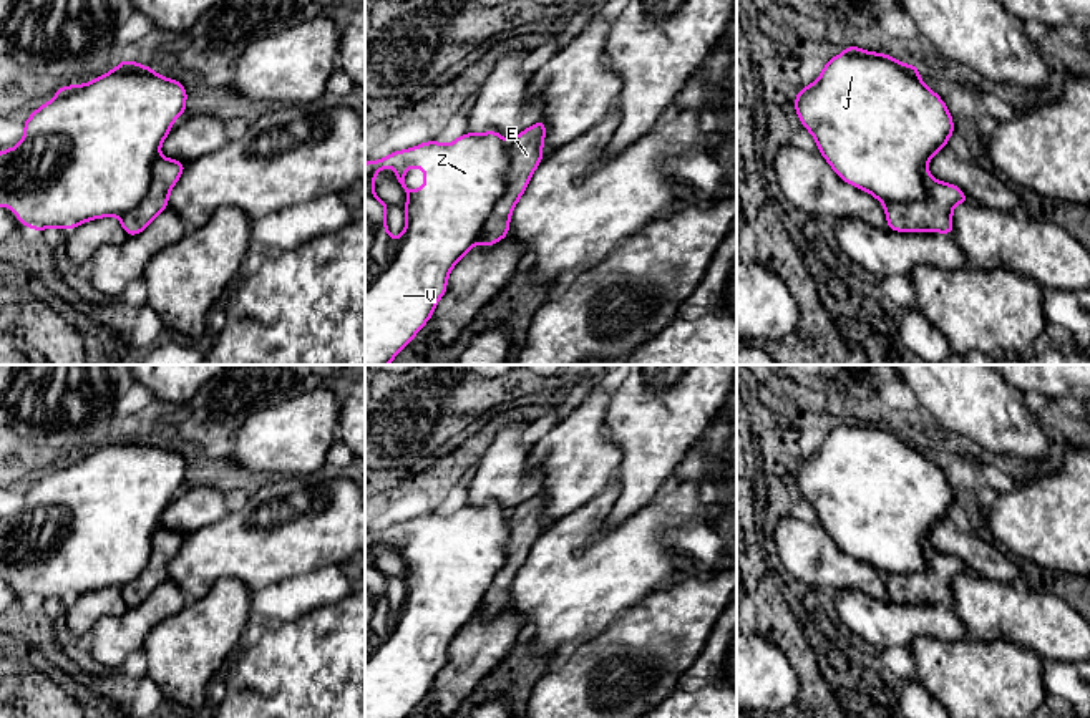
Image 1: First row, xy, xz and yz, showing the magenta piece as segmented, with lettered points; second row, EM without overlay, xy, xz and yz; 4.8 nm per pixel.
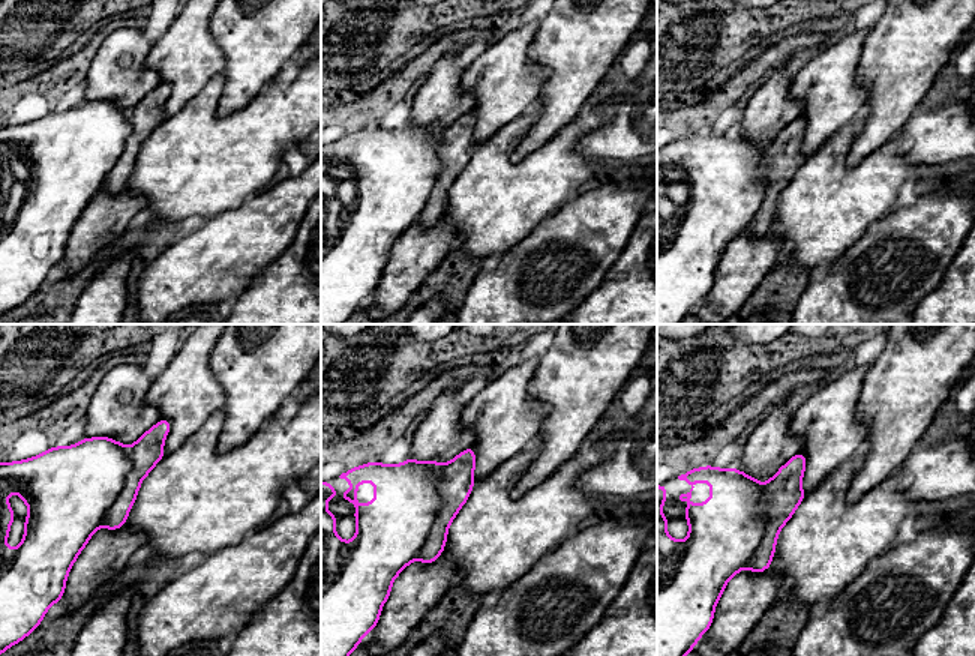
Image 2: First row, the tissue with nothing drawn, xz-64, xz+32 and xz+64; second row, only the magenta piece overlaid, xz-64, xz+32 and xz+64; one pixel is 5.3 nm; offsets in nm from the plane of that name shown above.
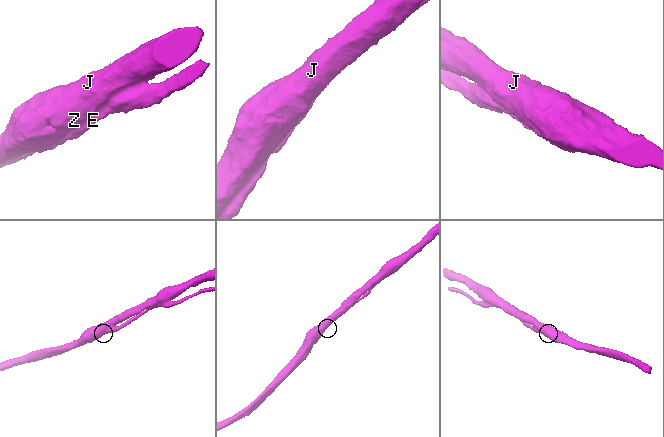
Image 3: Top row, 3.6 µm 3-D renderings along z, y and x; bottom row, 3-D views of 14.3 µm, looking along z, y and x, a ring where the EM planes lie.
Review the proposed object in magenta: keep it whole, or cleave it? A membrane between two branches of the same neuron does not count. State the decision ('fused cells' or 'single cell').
fused cells

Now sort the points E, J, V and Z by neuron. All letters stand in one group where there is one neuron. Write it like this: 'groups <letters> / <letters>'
groups E / J V Z

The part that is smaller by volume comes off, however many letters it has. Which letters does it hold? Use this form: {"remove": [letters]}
{"remove": ["E"]}

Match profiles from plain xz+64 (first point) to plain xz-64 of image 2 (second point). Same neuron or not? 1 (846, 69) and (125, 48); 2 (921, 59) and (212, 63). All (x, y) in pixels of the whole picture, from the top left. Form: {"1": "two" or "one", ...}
{"1": "two", "2": "two"}

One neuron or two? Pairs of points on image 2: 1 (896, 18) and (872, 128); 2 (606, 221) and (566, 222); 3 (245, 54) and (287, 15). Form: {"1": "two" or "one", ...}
{"1": "one", "2": "one", "3": "one"}

